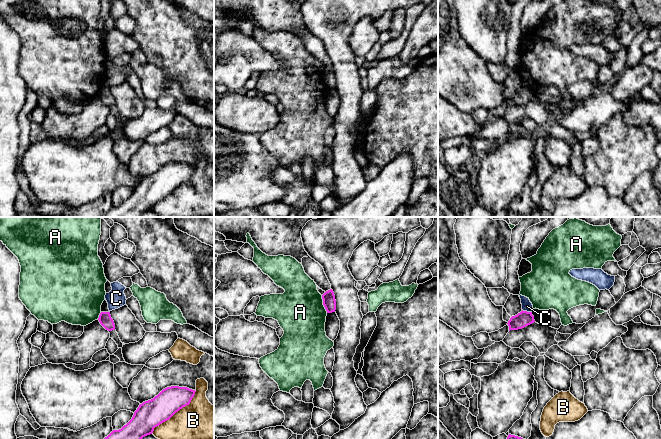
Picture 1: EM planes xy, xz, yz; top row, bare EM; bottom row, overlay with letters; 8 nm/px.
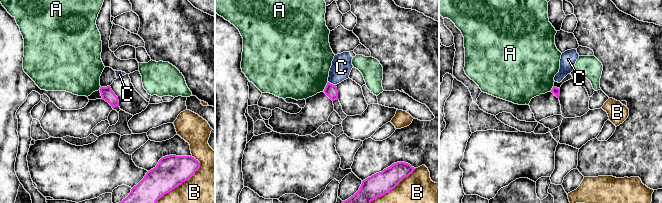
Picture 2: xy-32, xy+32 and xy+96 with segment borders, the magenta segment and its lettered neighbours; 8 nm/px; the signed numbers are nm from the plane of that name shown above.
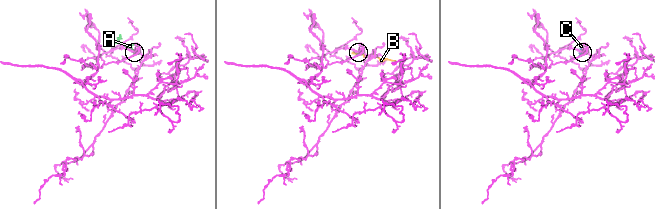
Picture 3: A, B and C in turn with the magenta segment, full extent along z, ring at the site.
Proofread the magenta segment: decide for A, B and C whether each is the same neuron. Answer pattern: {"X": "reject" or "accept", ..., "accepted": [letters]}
{"A": "reject", "B": "reject", "C": "reject", "accepted": []}

